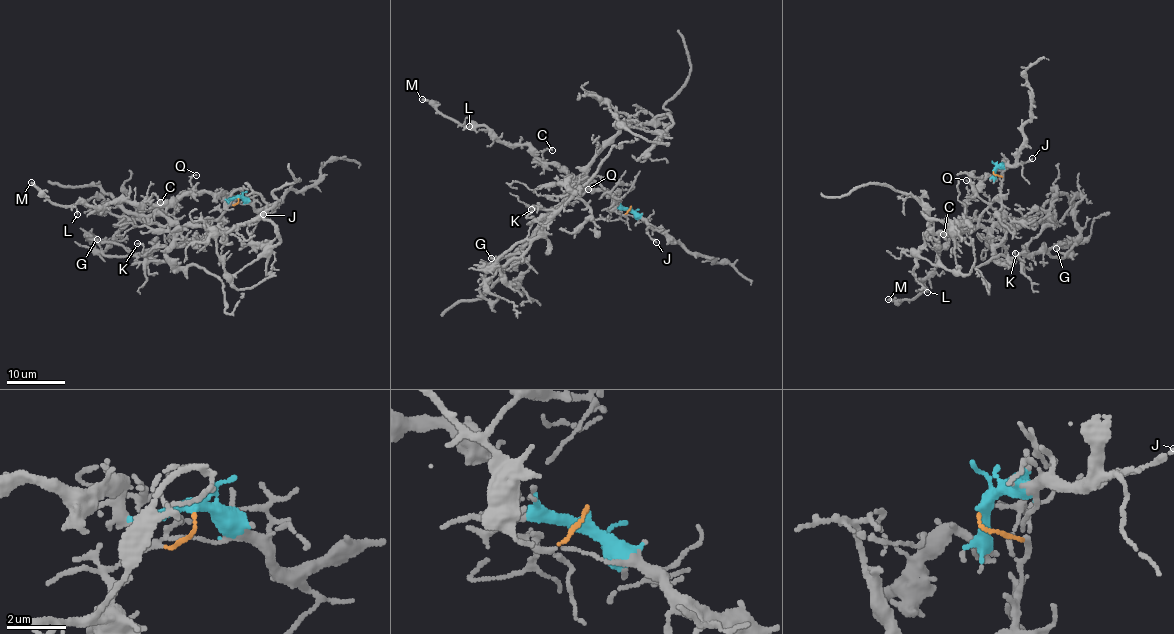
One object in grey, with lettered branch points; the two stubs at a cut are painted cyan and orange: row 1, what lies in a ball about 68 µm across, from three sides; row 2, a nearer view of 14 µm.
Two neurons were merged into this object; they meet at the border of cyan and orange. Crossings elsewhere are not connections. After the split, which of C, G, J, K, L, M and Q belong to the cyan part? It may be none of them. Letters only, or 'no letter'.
C, J, L, M, Q

